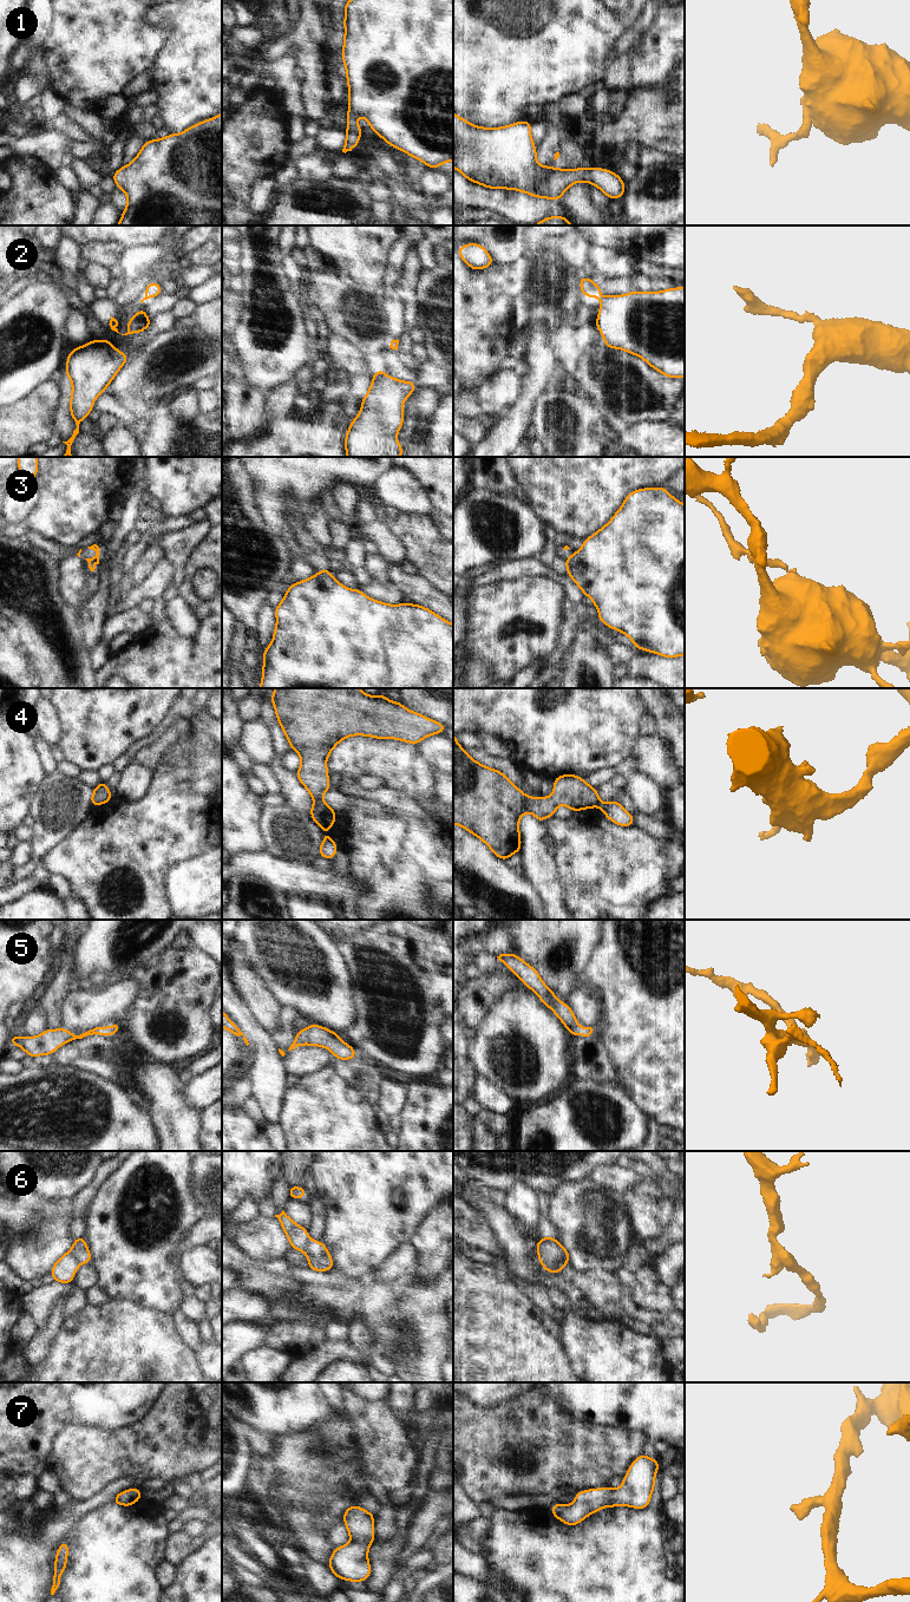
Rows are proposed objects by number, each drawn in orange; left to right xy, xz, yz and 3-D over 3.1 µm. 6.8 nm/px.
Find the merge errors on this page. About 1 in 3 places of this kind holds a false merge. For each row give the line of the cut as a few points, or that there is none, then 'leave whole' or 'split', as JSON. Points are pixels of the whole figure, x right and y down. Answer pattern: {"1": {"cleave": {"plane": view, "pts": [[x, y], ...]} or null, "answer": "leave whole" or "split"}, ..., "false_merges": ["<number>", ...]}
{"1": {"cleave": null, "answer": "leave whole"}, "2": {"cleave": {"plane": "xz", "pts": [[378, 370], [386, 376]]}, "answer": "split"}, "3": {"cleave": {"plane": "xz", "pts": [[321, 569], [329, 573]]}, "answer": "split"}, "4": {"cleave": {"plane": "yz", "pts": [[600, 802], [596, 805]]}, "answer": "split"}, "5": {"cleave": null, "answer": "leave whole"}, "6": {"cleave": {"plane": "yz", "pts": [[538, 1254], [551, 1268], [557, 1268], [561, 1272]]}, "answer": "split"}, "7": {"cleave": null, "answer": "leave whole"}, "false_merges": ["2", "3", "4", "6"]}

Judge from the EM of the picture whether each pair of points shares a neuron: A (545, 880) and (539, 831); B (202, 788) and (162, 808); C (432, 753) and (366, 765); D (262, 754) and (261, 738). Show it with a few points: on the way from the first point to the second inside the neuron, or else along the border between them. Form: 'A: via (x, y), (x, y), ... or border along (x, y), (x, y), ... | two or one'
A: via (539, 868), (538, 843) | one
B: border along (174, 788), (209, 796) | two
C: border along (416, 745), (419, 753), (433, 767) | two
D: via (261, 751), (261, 741) | one

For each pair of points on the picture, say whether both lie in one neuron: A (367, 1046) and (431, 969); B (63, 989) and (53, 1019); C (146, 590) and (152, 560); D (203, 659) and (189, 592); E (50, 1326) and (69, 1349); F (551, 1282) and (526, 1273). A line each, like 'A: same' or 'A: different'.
A: same
B: same
C: different
D: same
E: different
F: different

